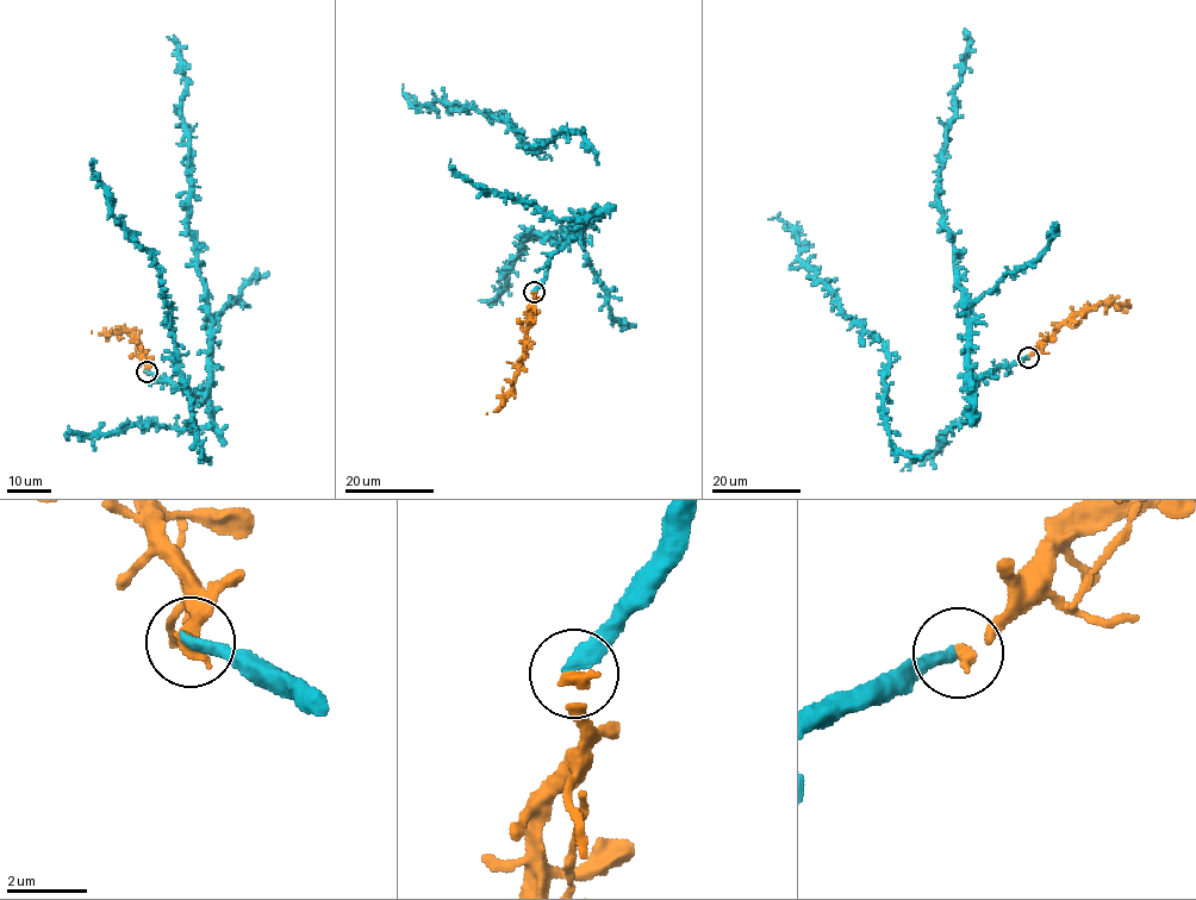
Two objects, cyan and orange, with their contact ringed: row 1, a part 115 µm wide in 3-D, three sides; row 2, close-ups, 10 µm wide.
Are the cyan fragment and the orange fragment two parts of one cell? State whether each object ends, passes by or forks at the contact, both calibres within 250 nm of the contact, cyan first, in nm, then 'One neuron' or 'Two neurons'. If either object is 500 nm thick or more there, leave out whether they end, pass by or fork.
At the ring cyan ends. At the ring orange ends. Thickness 360 nm (cyan) against 320 nm. One neuron

